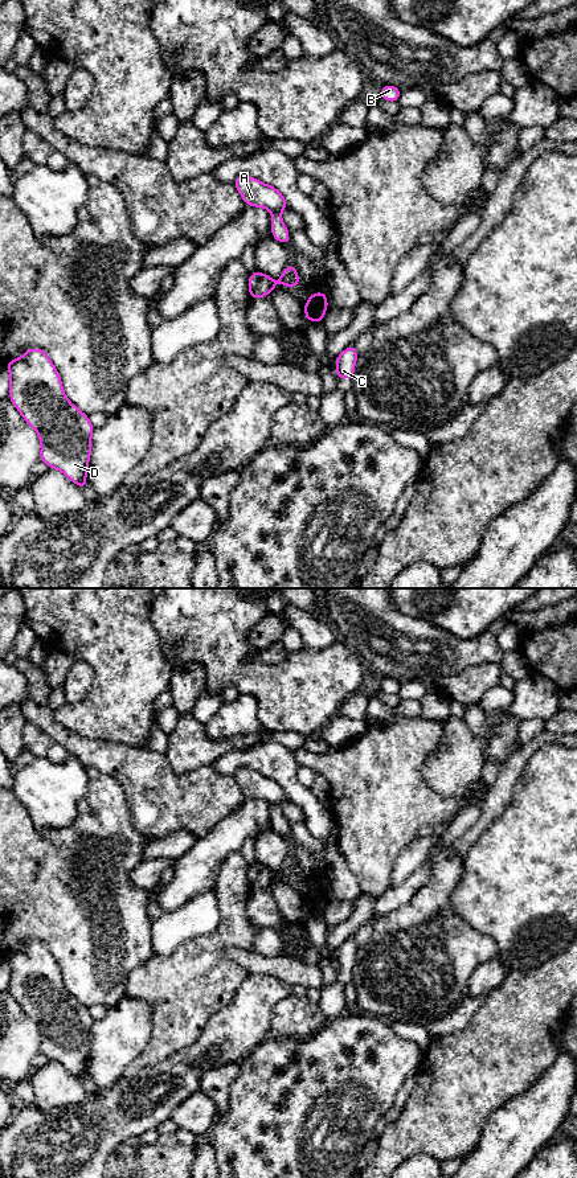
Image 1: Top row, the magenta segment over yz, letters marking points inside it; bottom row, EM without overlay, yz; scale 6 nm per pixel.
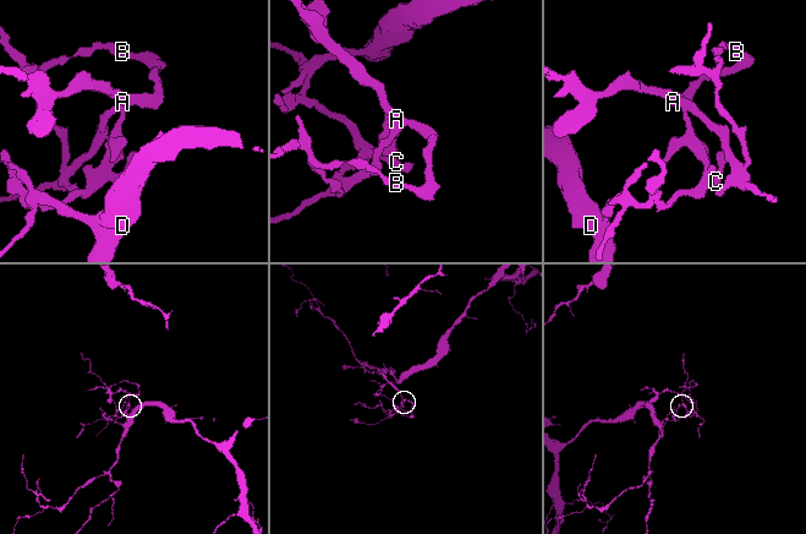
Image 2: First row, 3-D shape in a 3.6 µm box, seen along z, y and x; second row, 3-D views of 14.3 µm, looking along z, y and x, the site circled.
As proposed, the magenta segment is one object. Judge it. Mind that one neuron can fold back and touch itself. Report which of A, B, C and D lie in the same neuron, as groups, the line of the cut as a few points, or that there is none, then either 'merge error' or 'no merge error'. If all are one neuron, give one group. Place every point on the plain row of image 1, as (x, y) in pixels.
A B / C D | yz (271, 803), (279, 805) | merge error

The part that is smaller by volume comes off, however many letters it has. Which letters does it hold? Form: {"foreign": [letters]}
{"foreign": ["A", "B"]}

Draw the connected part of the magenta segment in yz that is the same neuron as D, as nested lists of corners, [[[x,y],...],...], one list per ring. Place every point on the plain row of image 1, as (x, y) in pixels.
[[[28,941],[22,949],[8,953],[5,959],[11,968],[9,992],[40,1030],[40,1052],[49,1060],[60,1062],[85,1083],[94,1023],[89,1007],[66,990],[60,965],[42,941]]]

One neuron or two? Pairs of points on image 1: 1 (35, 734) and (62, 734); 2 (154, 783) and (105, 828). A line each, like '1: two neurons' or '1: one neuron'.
1: two neurons
2: two neurons

